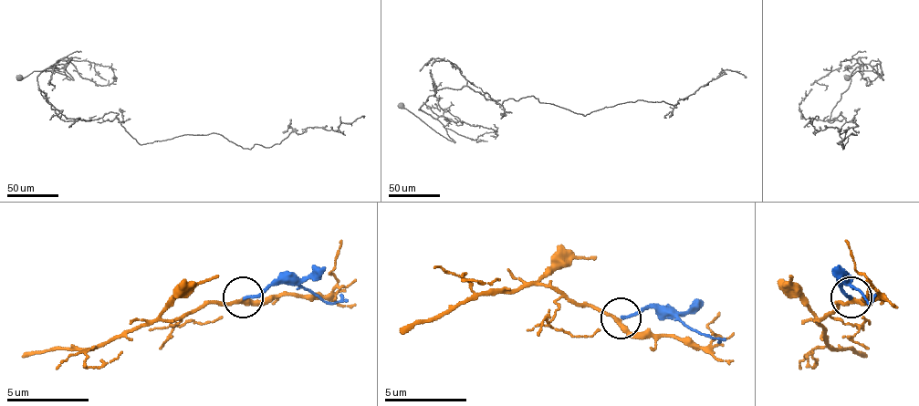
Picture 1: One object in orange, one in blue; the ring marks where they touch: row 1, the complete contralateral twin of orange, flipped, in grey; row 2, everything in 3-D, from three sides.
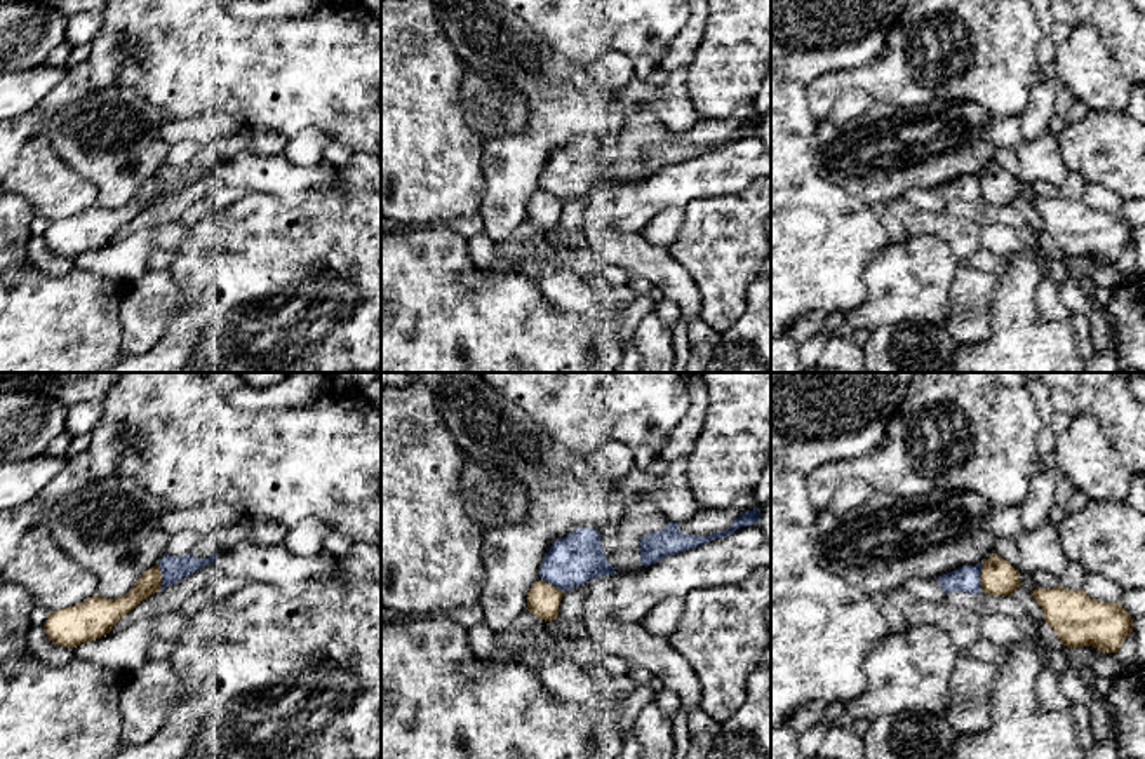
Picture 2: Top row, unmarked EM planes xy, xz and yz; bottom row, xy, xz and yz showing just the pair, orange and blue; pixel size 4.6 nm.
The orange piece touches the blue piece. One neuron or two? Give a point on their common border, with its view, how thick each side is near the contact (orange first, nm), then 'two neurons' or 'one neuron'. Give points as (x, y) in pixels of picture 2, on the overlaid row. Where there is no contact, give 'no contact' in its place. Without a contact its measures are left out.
contact yz (980, 578); calibres 170 and 120 nm; two neurons

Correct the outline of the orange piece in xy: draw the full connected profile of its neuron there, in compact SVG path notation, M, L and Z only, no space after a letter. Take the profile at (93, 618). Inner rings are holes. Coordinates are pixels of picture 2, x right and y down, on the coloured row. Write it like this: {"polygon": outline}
{"polygon": "M157 564L146 569L124 597L106 599L92 595L80 604L50 611L44 630L54 644L66 648L101 639L111 632L118 620L158 592L160 587L162 573Z"}

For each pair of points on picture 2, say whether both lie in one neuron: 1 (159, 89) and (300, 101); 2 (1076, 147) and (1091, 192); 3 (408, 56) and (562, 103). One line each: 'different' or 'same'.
1: same
2: different
3: different

